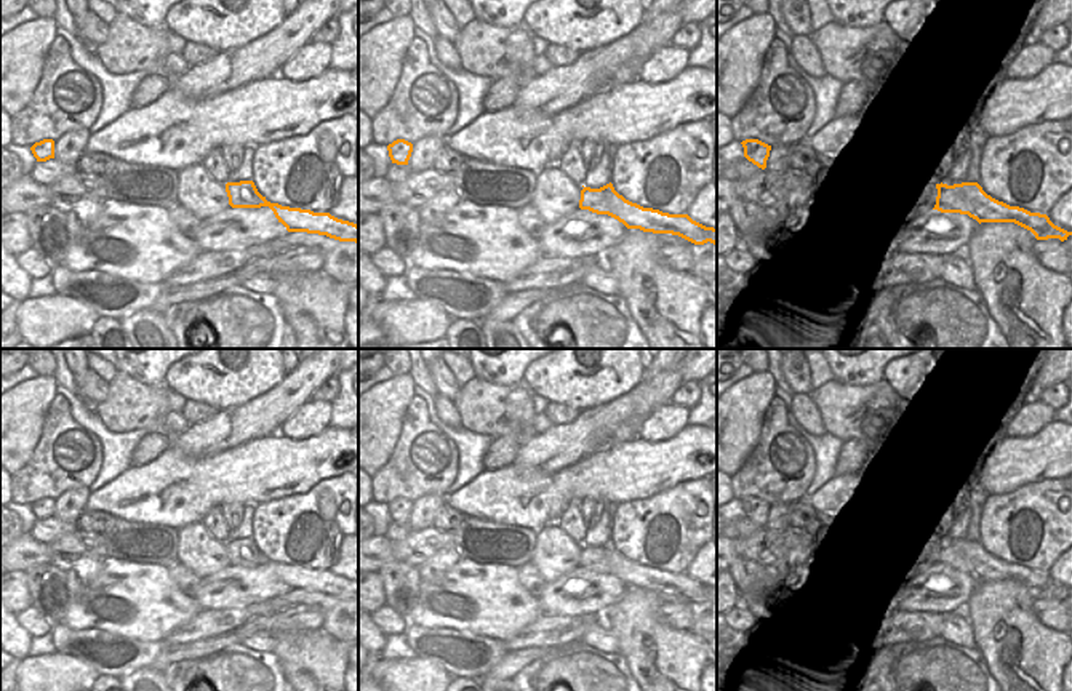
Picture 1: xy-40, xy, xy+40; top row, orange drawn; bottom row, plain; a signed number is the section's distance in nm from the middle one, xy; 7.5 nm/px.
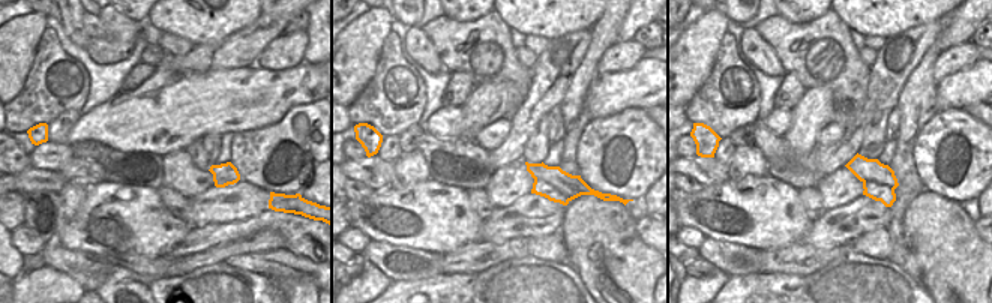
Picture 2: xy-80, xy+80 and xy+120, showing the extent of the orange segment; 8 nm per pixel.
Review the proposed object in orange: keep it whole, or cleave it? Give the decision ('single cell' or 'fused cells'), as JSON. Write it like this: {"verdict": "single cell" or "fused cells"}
{"verdict": "fused cells"}

